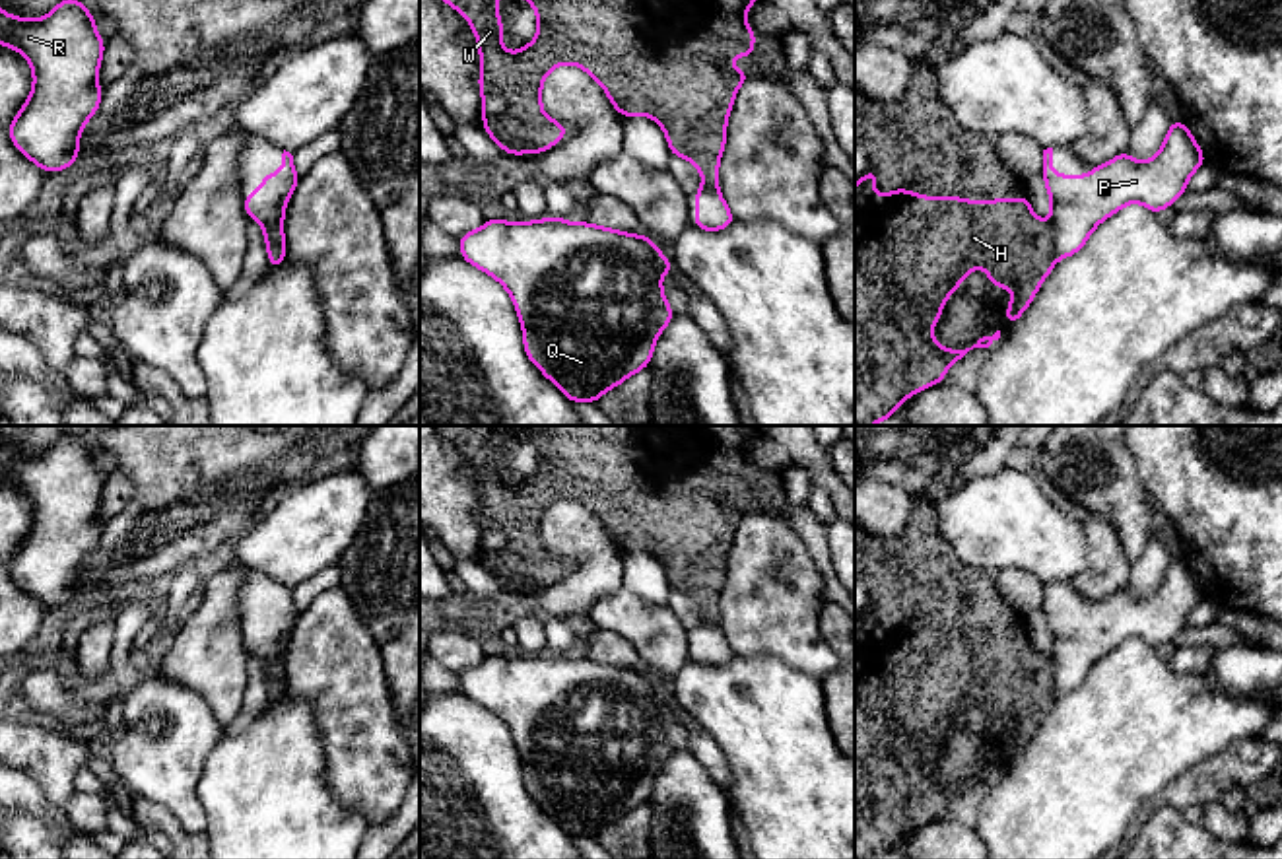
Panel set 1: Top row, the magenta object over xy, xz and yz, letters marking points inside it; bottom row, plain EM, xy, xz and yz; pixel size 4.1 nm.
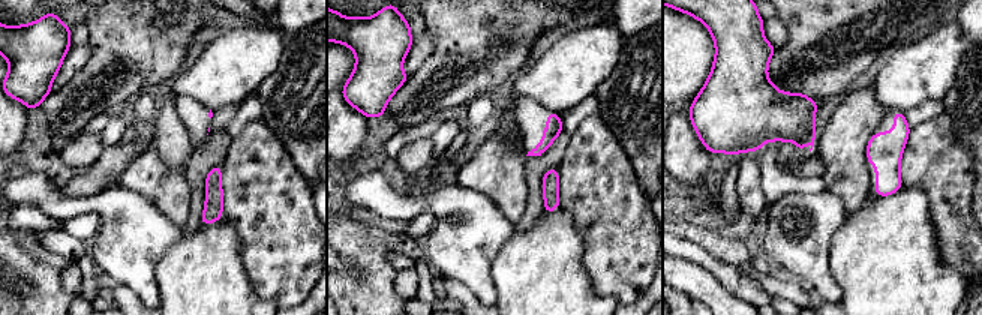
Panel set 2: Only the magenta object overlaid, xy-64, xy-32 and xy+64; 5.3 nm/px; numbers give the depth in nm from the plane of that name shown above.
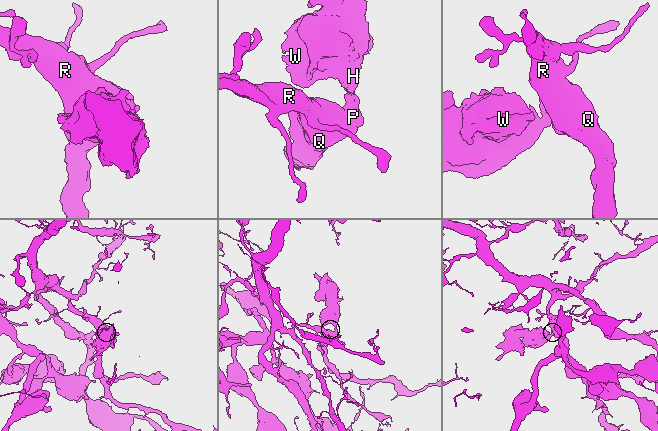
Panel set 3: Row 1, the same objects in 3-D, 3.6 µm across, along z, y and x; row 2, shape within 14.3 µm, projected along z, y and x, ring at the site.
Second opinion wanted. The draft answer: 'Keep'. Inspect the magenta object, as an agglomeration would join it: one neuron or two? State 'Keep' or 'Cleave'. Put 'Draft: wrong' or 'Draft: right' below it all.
Cleave
Draft: wrong

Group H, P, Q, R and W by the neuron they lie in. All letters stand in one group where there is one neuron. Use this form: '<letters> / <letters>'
H W / P Q R

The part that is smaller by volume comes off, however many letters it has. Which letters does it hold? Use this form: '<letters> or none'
H, W

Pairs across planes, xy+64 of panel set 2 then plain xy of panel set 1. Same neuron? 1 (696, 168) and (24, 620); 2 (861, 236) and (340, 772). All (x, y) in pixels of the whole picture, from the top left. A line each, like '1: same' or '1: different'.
1: same
2: different

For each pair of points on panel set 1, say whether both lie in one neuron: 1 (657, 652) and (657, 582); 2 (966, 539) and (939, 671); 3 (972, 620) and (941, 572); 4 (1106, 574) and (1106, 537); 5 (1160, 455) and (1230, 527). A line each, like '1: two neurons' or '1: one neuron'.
1: two neurons
2: two neurons
3: one neuron
4: one neuron
5: one neuron

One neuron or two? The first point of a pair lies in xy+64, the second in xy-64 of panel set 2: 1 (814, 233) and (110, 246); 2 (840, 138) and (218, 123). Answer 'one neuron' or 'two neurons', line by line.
1: one neuron
2: two neurons

